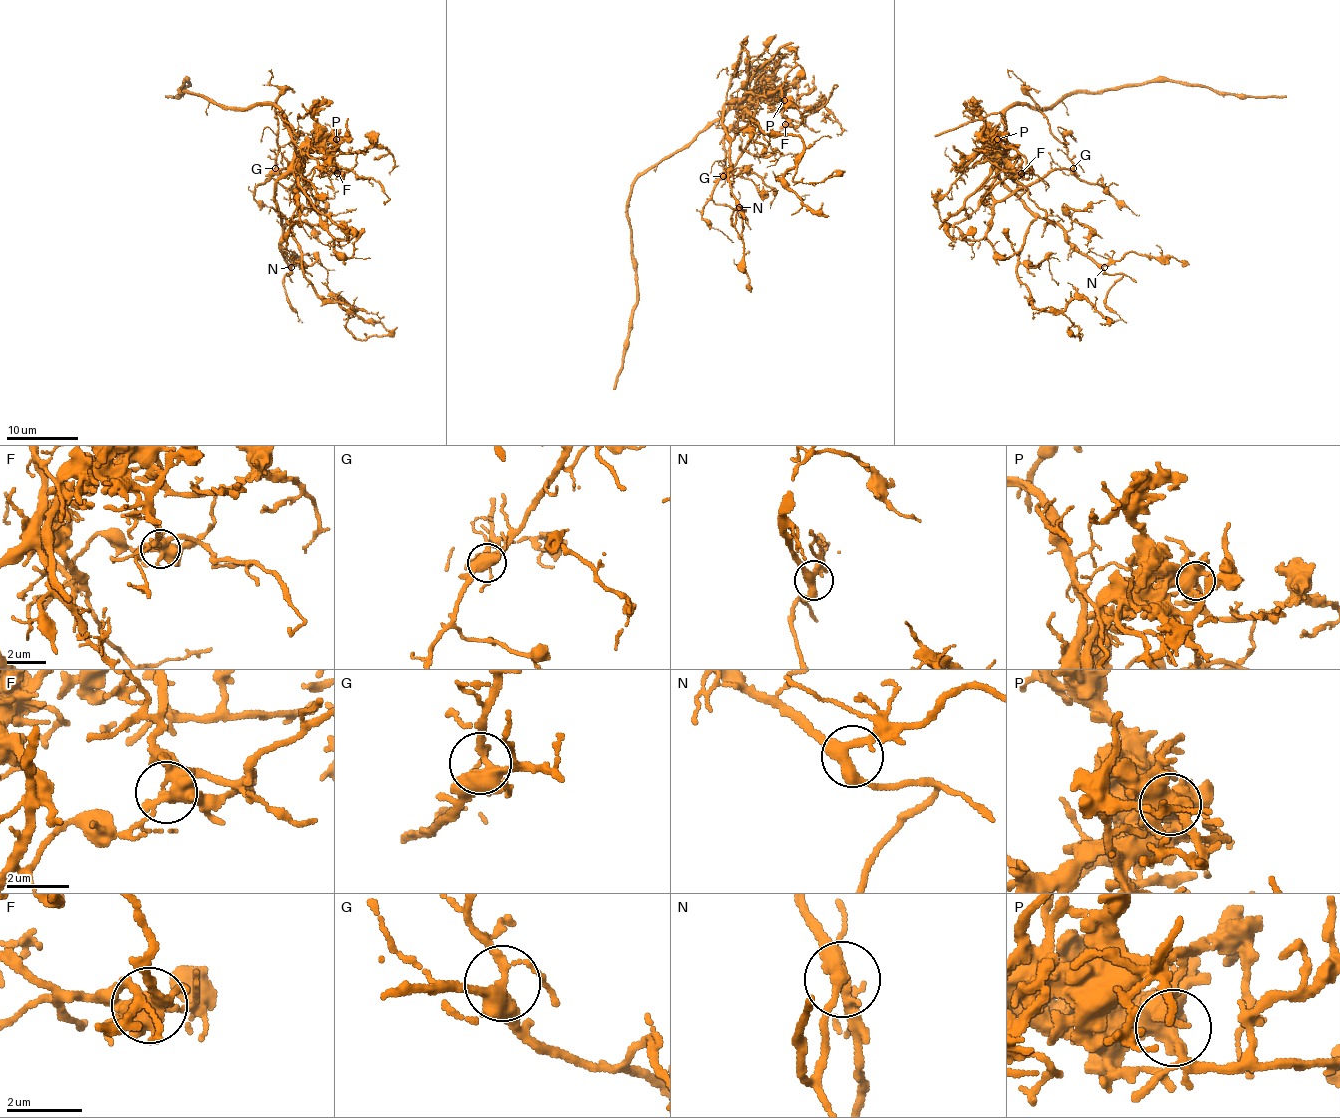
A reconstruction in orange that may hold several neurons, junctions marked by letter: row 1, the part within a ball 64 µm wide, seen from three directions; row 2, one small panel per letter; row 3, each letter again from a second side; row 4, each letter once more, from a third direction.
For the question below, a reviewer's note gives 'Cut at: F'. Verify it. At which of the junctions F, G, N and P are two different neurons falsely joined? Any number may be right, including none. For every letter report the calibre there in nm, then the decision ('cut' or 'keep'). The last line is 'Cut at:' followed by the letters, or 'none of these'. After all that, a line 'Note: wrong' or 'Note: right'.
F: 440 nm | cut
G: 340 nm | keep
N: 360 nm | keep
P: 480 nm | keep
Cut at: F
Note: right

